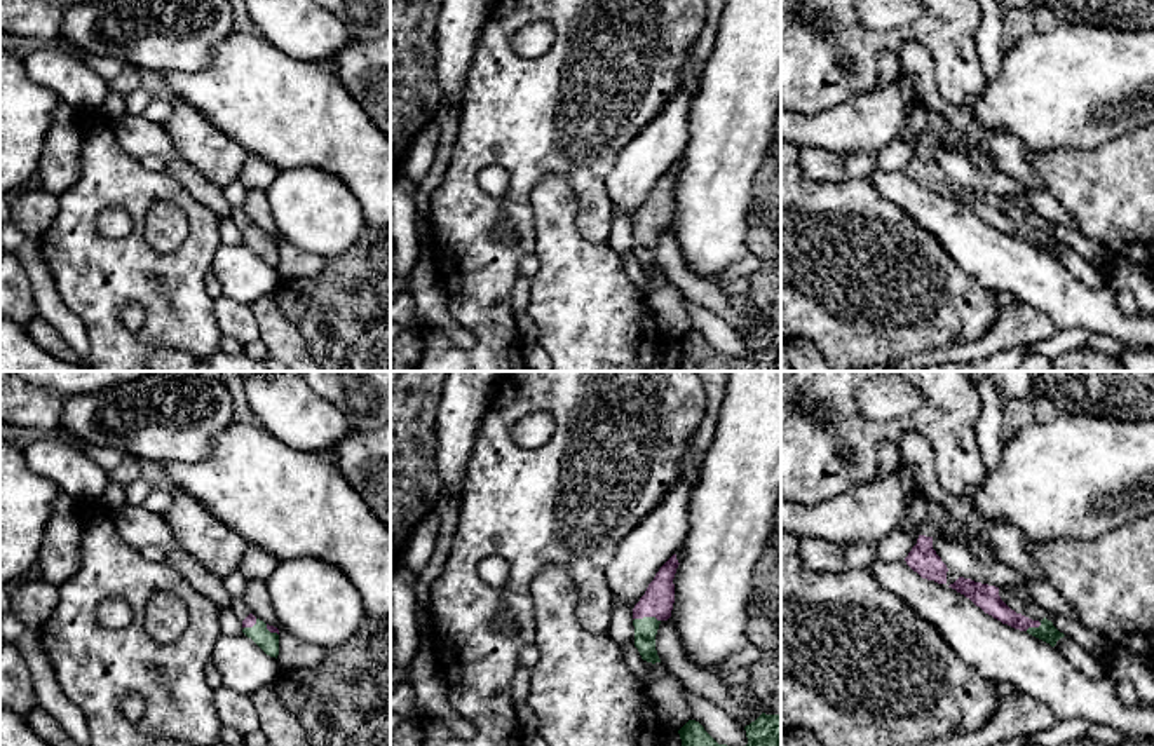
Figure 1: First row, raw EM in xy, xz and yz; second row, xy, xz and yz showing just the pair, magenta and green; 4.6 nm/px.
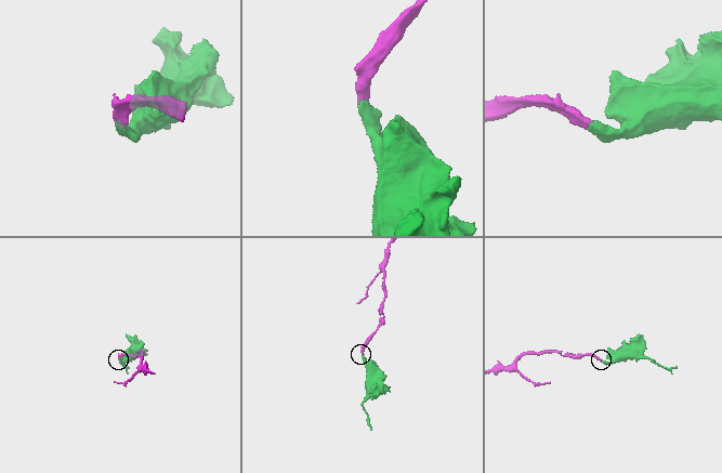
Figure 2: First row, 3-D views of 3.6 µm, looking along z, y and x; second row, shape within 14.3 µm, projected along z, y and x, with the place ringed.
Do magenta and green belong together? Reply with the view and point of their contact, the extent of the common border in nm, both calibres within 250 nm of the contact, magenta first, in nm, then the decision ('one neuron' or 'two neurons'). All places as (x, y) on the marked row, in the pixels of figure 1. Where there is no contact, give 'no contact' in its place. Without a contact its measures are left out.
contact xz (647, 616); length 120 nm; calibres 140 and 110 nm; one neuron

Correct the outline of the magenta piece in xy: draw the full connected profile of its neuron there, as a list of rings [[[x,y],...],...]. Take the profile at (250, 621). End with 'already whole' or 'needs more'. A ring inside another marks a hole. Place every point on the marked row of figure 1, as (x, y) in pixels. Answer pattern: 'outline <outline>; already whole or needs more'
outline [[[249,614],[242,621],[242,633],[251,638],[267,655],[275,657],[279,655],[279,629],[274,626],[265,624],[263,621],[256,619]]]; needs more

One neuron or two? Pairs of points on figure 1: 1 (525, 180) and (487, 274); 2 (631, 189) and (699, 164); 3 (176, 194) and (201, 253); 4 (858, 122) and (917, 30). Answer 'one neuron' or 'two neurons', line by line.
1: one neuron
2: two neurons
3: one neuron
4: two neurons

